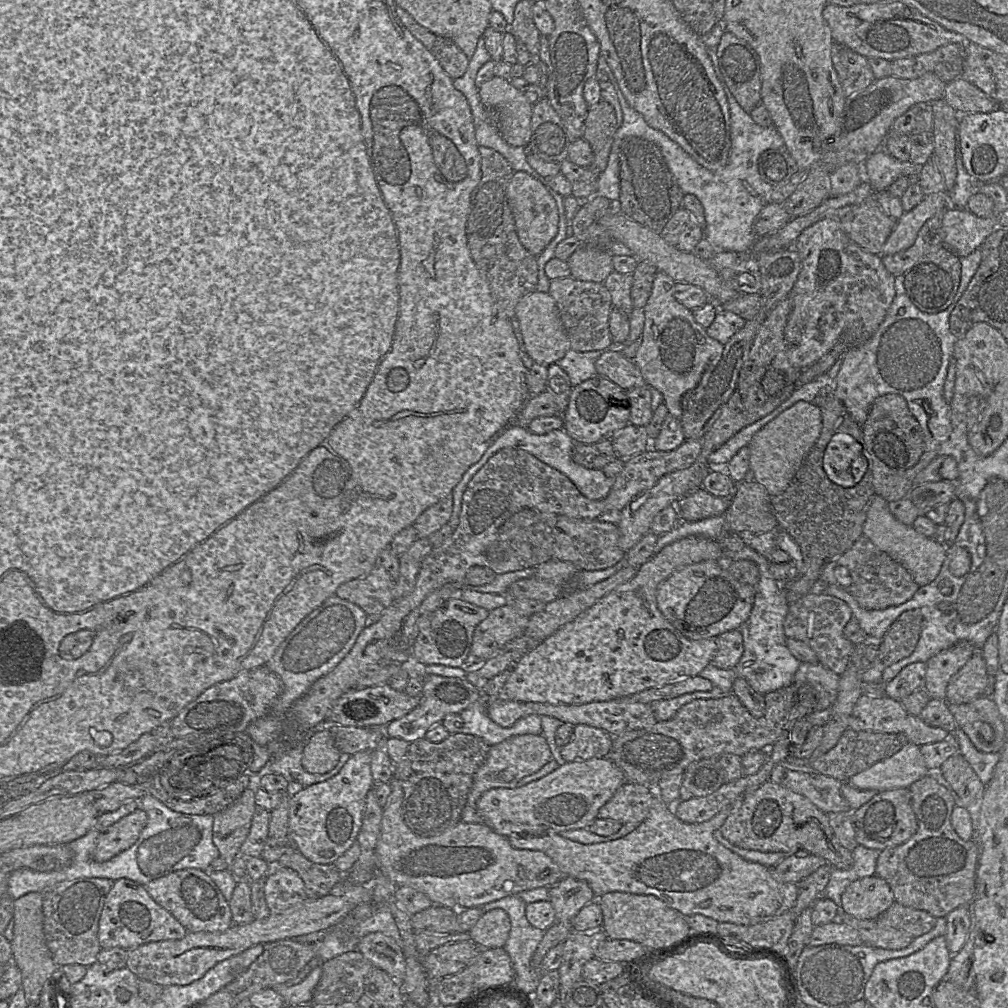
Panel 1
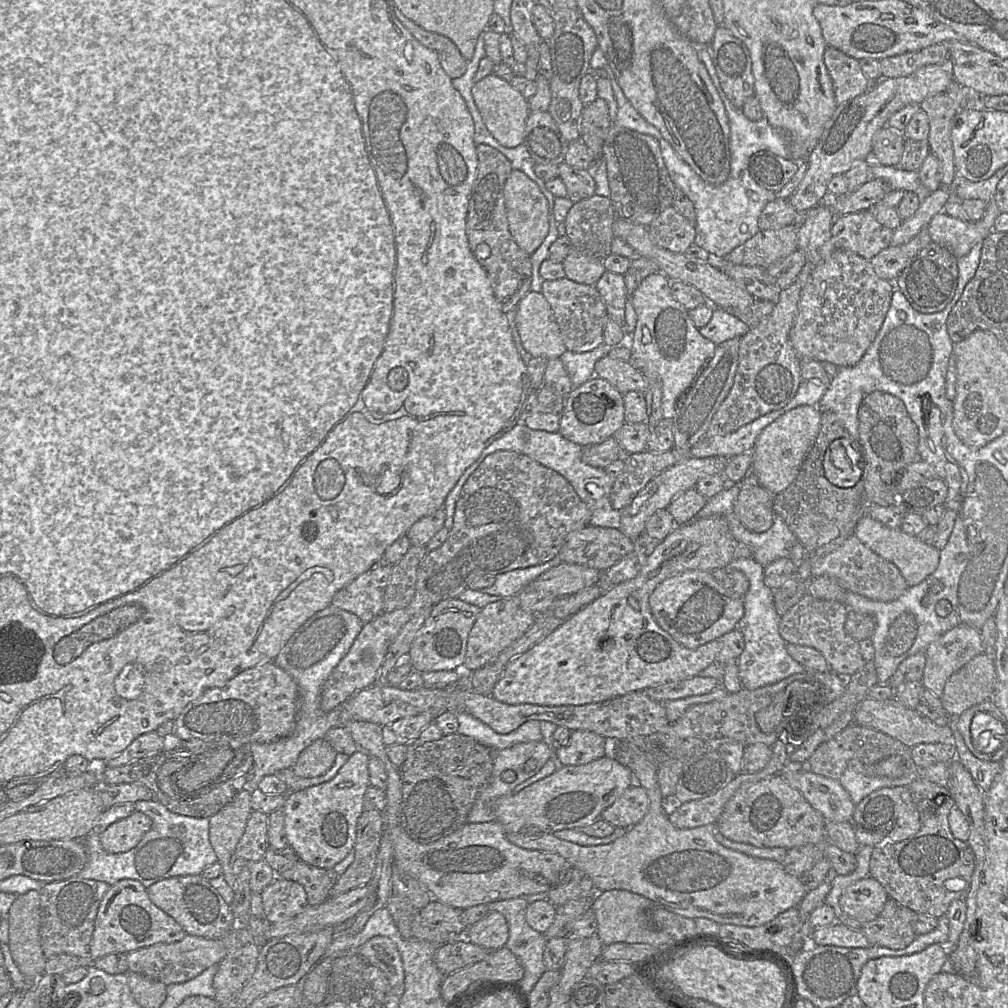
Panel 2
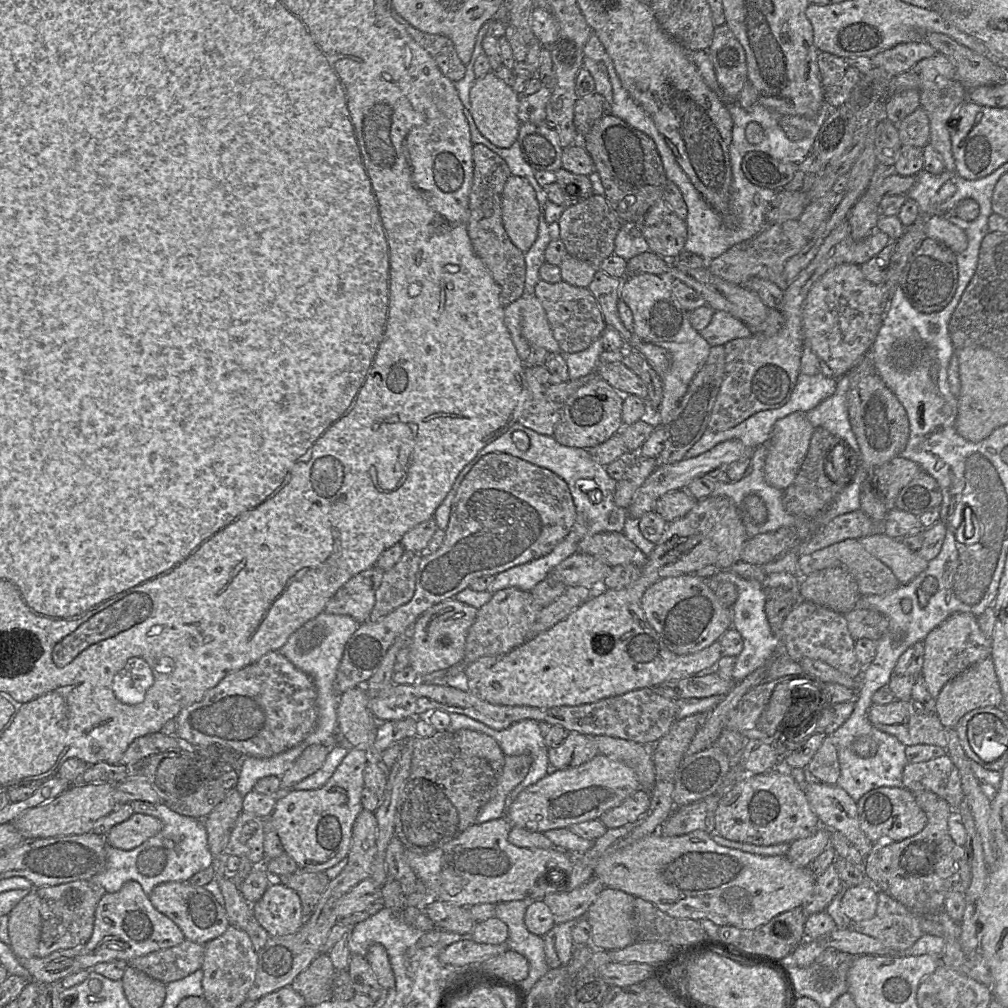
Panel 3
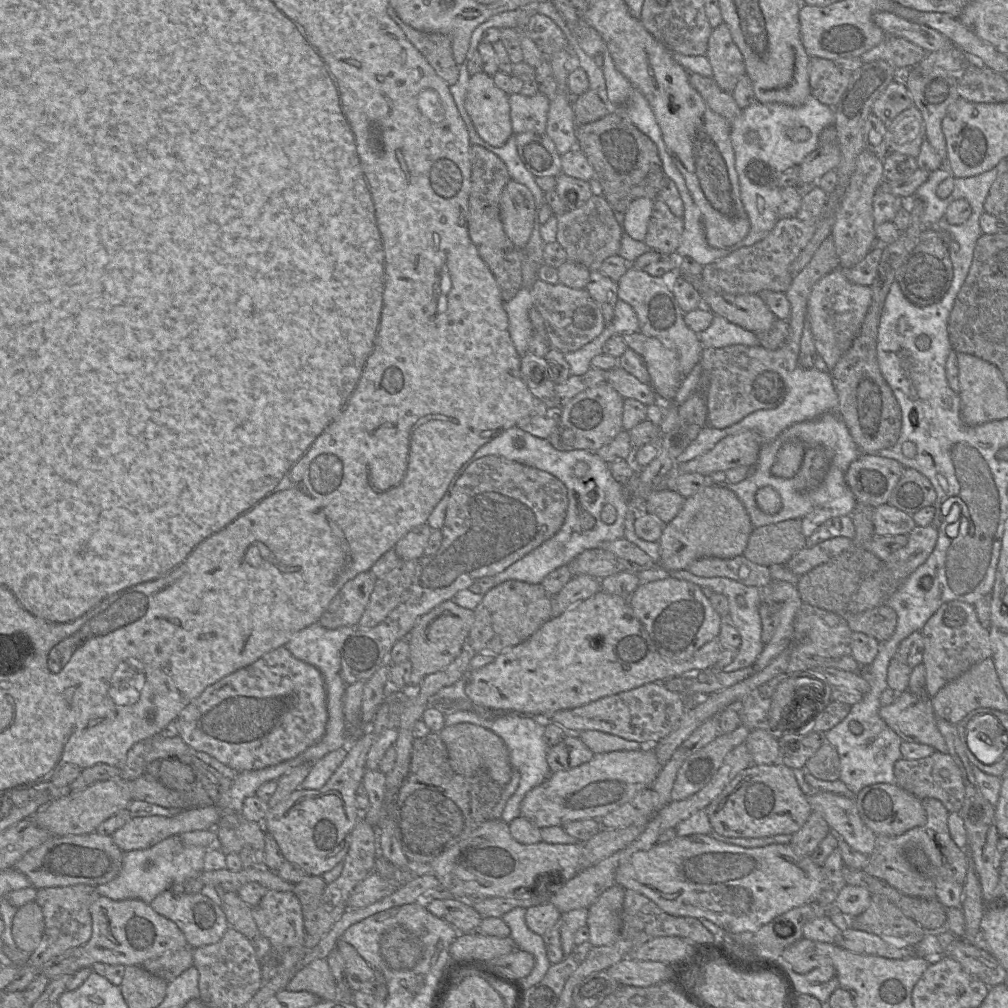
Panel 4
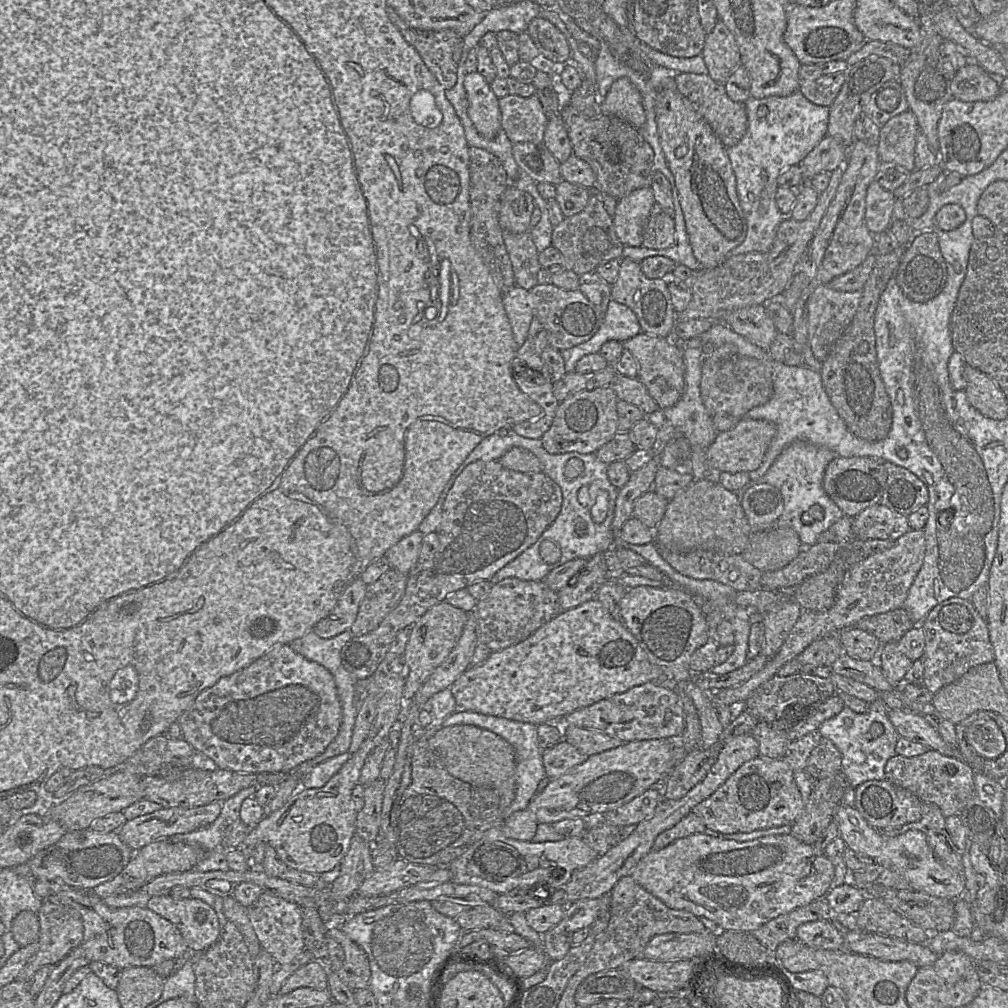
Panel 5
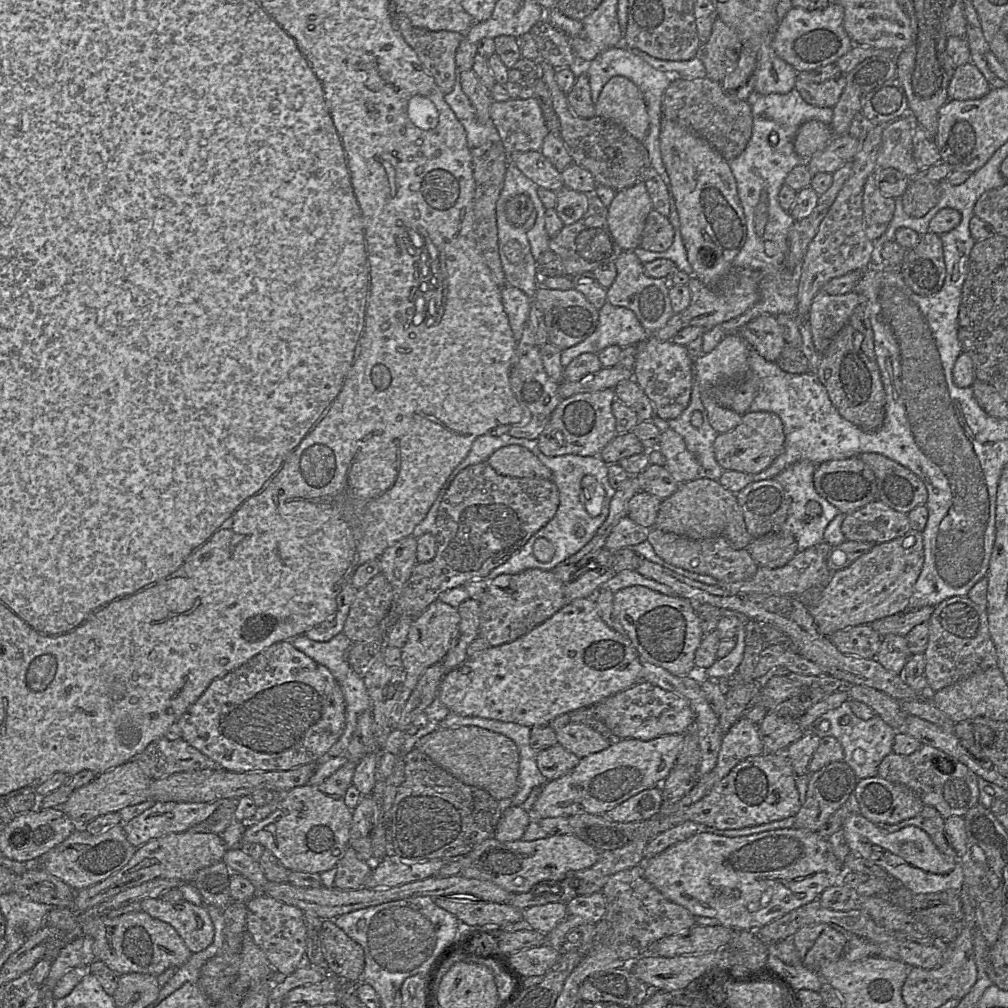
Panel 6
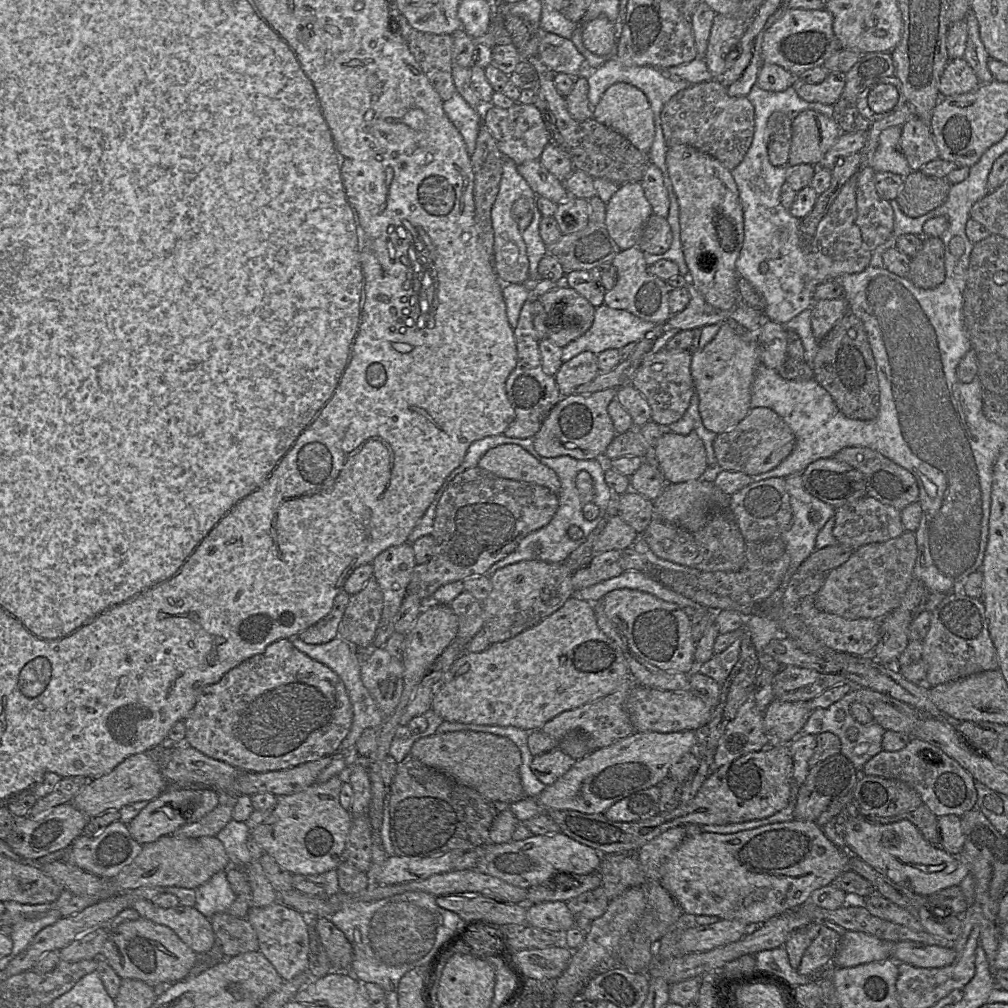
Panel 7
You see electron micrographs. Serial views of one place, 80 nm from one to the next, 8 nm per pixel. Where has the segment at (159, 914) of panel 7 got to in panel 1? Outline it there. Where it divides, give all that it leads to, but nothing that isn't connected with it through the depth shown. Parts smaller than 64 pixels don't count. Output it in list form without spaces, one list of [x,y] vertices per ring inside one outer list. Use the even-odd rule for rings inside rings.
[[[199,869],[170,873],[145,885],[151,898],[170,912],[188,932],[221,932],[233,925],[227,902],[210,875]]]

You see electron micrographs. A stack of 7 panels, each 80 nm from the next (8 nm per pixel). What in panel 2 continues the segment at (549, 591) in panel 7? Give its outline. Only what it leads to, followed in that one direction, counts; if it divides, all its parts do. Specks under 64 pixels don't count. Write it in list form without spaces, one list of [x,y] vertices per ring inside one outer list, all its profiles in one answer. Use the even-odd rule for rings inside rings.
[[[517,597],[501,598],[481,609],[467,640],[465,666],[474,671],[491,662],[505,648],[520,638],[533,624],[535,614],[522,609]]]

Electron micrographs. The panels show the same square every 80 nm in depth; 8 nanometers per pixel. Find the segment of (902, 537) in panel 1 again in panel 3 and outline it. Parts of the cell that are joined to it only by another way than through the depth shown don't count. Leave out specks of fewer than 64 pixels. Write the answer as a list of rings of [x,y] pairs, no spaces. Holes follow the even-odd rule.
[[[885,533],[864,536],[858,541],[866,551],[890,568],[900,584],[911,582],[928,566],[929,561],[921,557],[918,551]]]

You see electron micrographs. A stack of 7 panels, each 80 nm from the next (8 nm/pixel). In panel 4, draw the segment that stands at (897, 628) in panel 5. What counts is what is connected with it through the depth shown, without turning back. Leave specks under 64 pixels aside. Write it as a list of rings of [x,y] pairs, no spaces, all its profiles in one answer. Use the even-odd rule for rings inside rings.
[[[886,605],[860,613],[846,613],[844,616],[852,632],[871,636],[879,643],[893,635],[897,624],[896,612]]]

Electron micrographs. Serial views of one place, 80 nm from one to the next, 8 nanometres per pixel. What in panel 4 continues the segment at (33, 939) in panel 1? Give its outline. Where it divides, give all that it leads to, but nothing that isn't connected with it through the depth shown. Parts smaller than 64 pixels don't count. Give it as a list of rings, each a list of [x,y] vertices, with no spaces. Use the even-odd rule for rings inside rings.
[[[35,901],[21,906],[12,921],[12,937],[17,948],[30,955],[39,946],[43,932],[41,907]]]

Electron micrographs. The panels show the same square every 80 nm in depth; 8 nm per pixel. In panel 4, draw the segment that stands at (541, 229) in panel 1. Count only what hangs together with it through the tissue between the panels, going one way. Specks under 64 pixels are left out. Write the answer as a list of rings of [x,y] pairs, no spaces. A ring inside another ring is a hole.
[[[512,179],[500,197],[500,220],[505,234],[518,249],[524,249],[534,228],[535,200],[531,191]]]

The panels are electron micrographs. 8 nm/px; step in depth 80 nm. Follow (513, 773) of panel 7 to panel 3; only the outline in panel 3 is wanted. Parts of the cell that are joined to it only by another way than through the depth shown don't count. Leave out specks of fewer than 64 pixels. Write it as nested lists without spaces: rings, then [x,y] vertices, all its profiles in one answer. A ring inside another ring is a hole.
[[[468,729],[456,731],[454,737],[461,753],[468,757],[483,758],[496,775],[501,773],[505,755],[495,739],[482,732]]]

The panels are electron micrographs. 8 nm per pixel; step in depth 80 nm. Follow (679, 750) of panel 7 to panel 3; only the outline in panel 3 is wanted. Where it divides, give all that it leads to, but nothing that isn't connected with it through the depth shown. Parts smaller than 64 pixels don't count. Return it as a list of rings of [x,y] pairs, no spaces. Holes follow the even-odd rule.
[[[601,753],[588,762],[567,770],[552,769],[545,777],[525,788],[508,808],[505,818],[512,826],[533,832],[568,828],[598,819],[607,810],[620,805],[640,788],[636,773],[624,763]]]

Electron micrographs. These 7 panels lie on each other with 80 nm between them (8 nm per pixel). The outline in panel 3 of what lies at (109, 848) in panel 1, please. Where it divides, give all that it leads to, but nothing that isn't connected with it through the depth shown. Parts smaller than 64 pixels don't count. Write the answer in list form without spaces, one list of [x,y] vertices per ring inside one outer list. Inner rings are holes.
[[[133,813],[133,815],[113,826],[106,834],[108,845],[121,850],[132,850],[162,829],[162,822],[151,815]]]

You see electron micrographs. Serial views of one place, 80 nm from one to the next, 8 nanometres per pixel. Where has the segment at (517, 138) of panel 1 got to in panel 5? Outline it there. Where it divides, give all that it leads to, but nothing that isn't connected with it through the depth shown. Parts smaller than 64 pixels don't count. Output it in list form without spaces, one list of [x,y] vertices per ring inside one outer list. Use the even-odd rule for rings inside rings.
[[[478,72],[466,74],[464,88],[468,99],[468,115],[475,129],[486,139],[495,138],[502,130],[499,98]]]

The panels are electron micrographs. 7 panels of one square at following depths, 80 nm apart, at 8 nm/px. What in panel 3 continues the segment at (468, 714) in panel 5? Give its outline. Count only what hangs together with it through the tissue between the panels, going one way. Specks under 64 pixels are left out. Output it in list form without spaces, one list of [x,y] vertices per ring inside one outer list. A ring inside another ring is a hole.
[[[449,713],[450,715],[450,725],[449,730],[455,733],[461,729],[468,729],[473,731],[482,732],[493,739],[499,744],[505,756],[518,756],[518,755],[529,755],[532,758],[532,763],[527,772],[525,778],[508,794],[504,804],[505,815],[513,803],[515,798],[528,786],[535,784],[537,781],[545,777],[550,773],[550,763],[548,759],[548,747],[545,744],[544,737],[541,733],[539,723],[535,720],[525,719],[516,722],[503,730],[495,730],[477,720],[474,720],[464,714],[459,713]]]

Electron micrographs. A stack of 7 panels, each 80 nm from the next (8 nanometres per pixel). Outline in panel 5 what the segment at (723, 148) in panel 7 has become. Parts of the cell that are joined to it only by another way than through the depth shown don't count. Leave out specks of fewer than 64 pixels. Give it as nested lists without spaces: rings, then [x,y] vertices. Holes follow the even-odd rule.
[[[674,74],[674,81],[678,91],[694,105],[697,112],[710,125],[721,143],[726,148],[738,144],[745,135],[748,126],[745,104],[731,100],[724,85],[714,81],[709,74]]]

